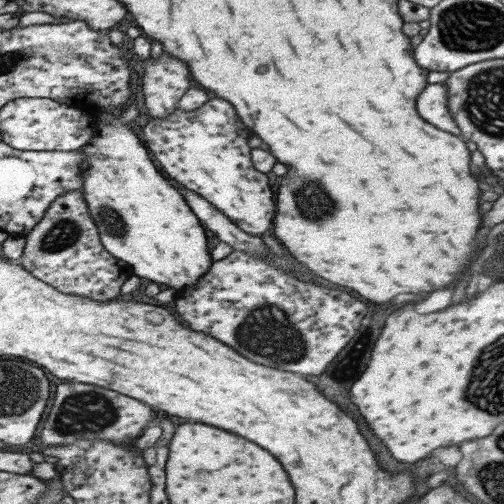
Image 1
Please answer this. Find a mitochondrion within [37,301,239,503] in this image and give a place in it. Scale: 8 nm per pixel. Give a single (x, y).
(79, 413)

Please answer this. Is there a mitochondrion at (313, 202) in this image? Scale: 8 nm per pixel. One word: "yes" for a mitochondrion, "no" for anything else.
yes

